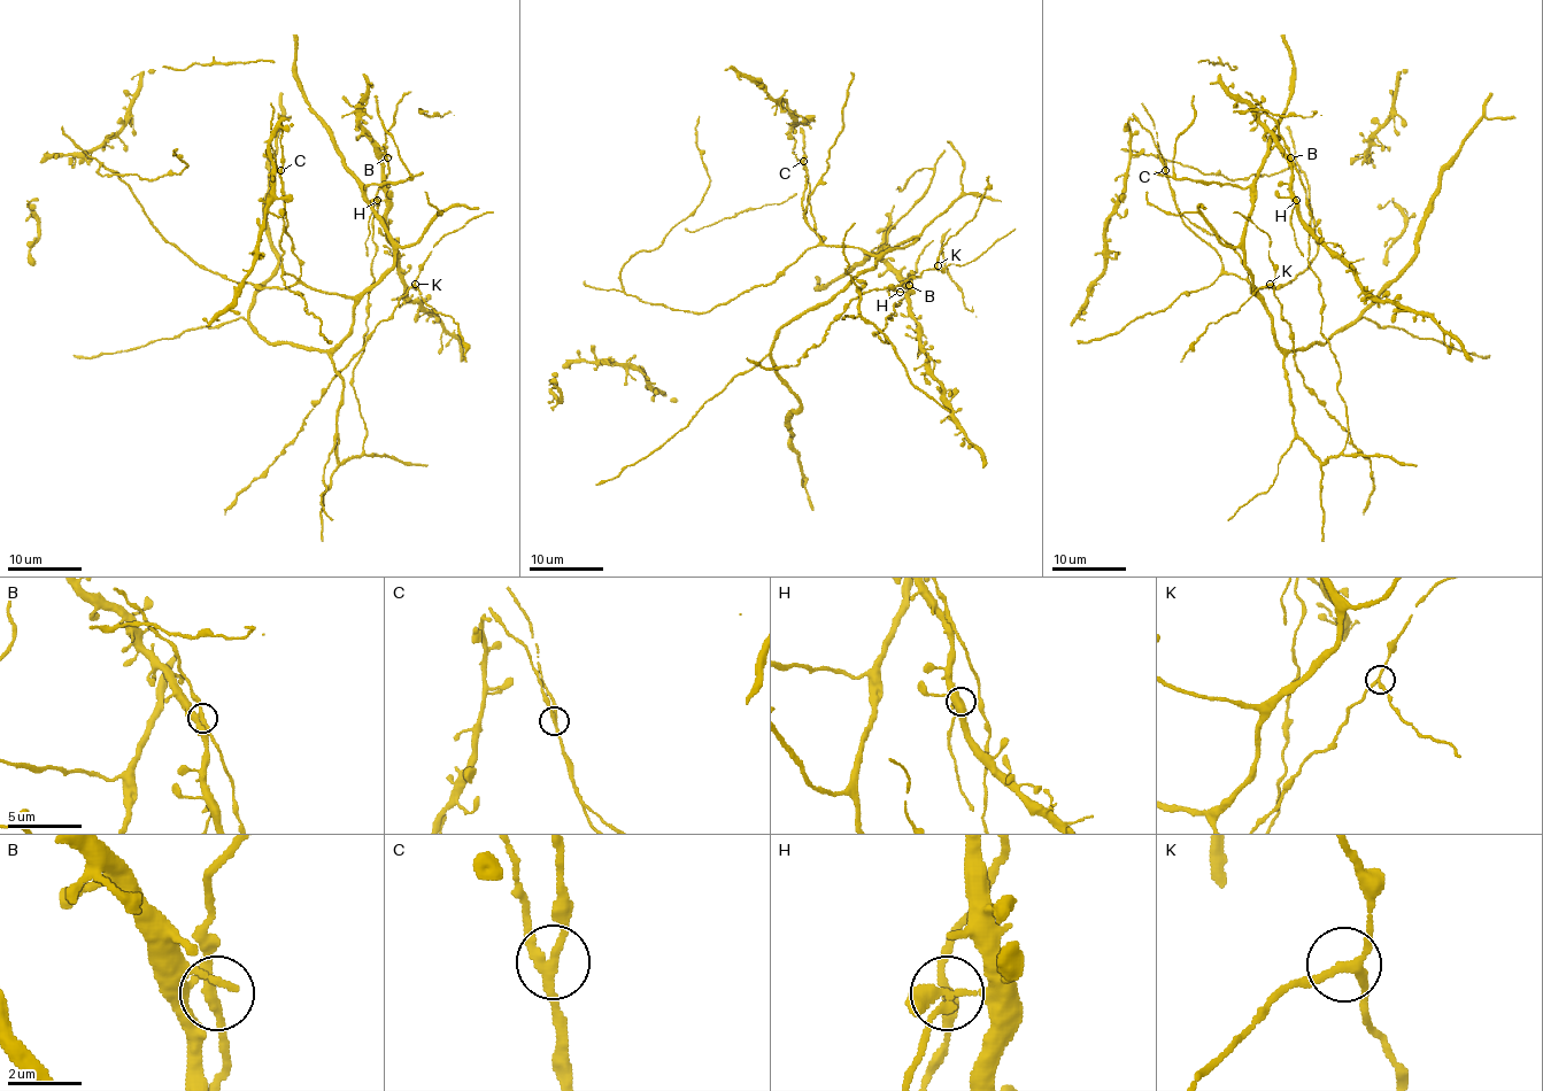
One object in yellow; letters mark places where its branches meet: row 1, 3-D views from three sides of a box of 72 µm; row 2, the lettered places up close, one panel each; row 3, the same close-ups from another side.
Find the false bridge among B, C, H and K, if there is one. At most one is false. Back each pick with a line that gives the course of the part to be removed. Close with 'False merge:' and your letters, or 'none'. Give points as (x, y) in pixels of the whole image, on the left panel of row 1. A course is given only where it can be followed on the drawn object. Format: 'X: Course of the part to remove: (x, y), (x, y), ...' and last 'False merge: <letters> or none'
H: Course of the part to remove: (378, 200), (369, 226), (367, 256)
False merge: H

